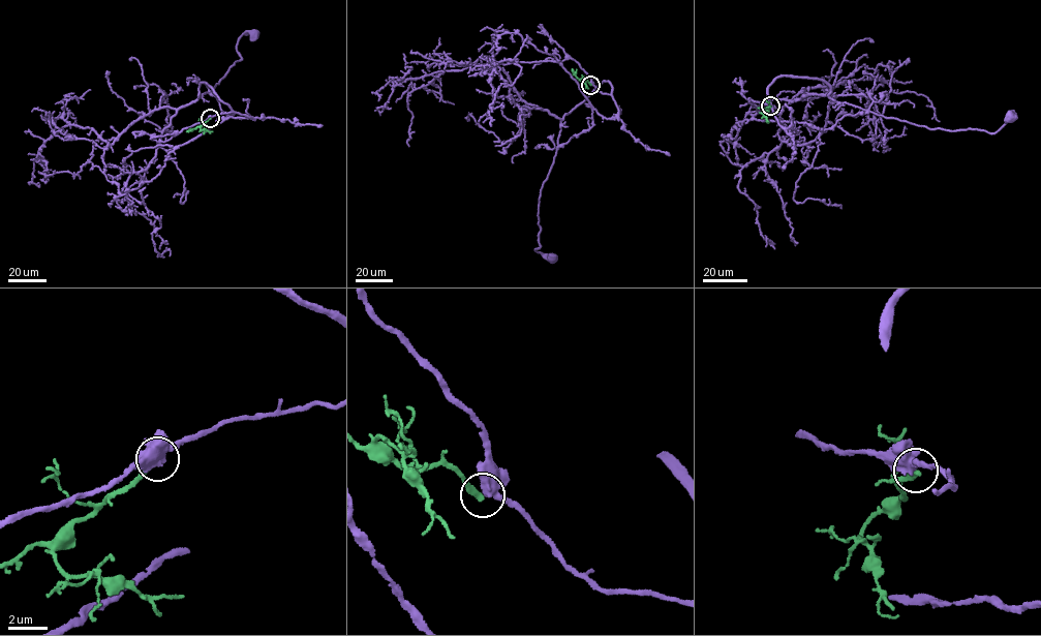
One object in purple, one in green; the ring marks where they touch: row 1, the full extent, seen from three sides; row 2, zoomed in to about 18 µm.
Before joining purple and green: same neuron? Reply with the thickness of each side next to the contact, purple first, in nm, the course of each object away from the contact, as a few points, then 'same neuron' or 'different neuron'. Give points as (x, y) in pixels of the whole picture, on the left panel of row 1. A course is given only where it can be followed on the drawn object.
400 nm thick on the purple side, 280 nm on the other; purple runs (210, 118), (232, 109), (206, 83), (200, 85), (197, 97), (213, 90), (241, 59), (238, 38), (254, 34); green runs (210, 118), (200, 127), (210, 132); different neuron

